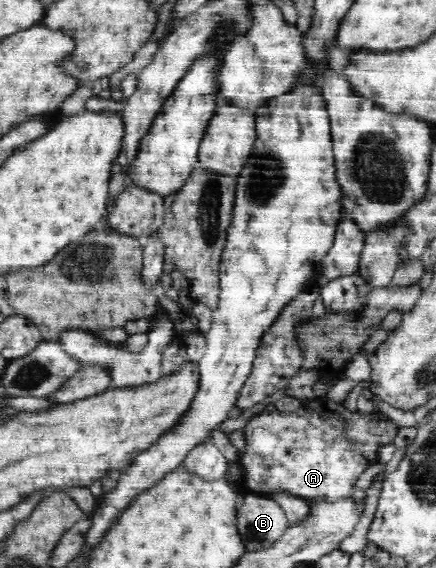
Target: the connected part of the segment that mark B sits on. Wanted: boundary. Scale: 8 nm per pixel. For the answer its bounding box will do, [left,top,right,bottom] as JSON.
[239,493,294,552]

